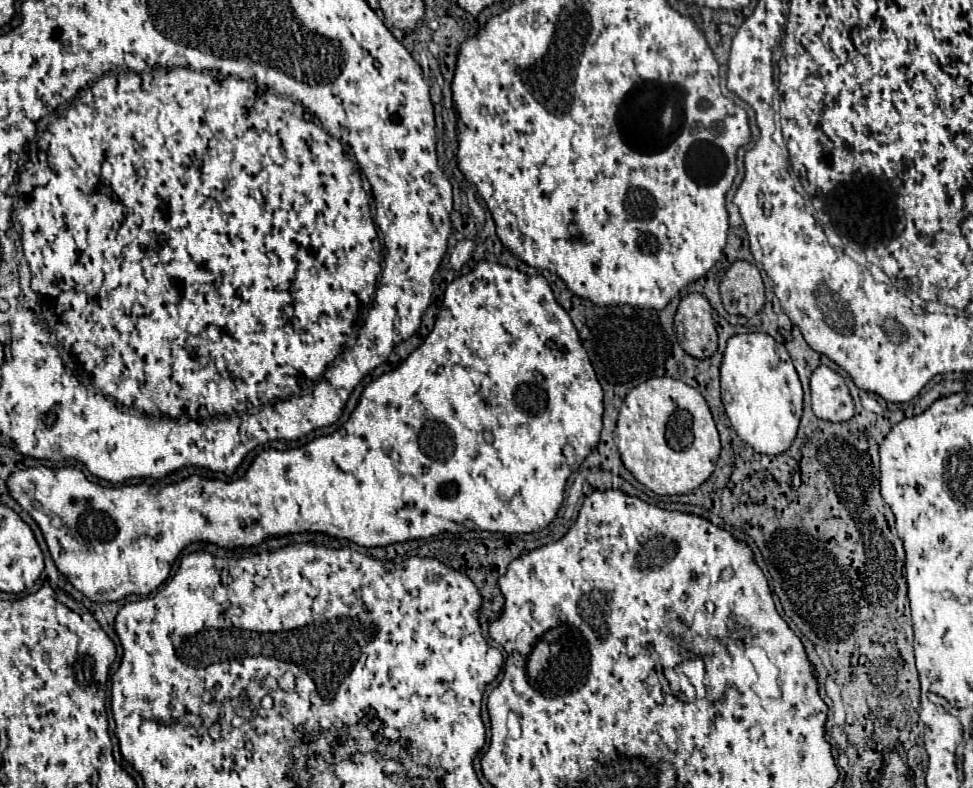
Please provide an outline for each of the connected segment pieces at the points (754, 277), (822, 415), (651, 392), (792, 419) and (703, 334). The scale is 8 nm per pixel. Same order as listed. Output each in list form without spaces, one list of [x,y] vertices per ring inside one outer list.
[[[736,261],[722,277],[720,295],[728,313],[742,317],[758,315],[766,303],[766,295],[756,265],[748,261]]]
[[[818,367],[810,377],[812,407],[818,419],[842,423],[854,417],[854,401],[846,381],[828,367]]]
[[[672,377],[648,379],[626,395],[618,415],[616,445],[624,467],[658,495],[690,493],[712,475],[720,455],[720,439],[706,399],[698,389]]]
[[[746,333],[734,335],[728,339],[728,347],[724,351],[722,367],[720,367],[720,383],[722,383],[722,403],[726,415],[738,433],[738,437],[748,443],[756,453],[762,455],[780,455],[790,449],[796,439],[798,423],[802,417],[802,403],[804,391],[798,379],[798,373],[792,365],[792,359],[782,343],[776,343],[766,333]]]
[[[692,293],[680,301],[674,317],[674,329],[682,349],[688,355],[708,359],[716,353],[718,335],[714,329],[712,307],[704,295]]]

